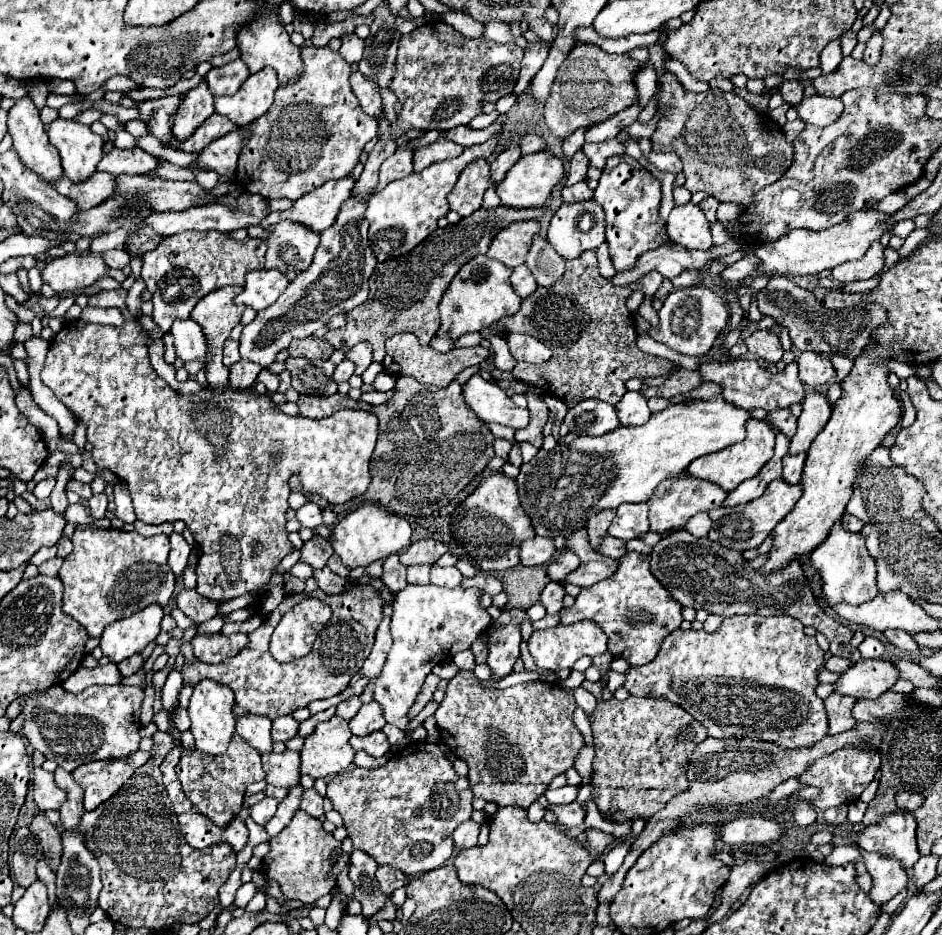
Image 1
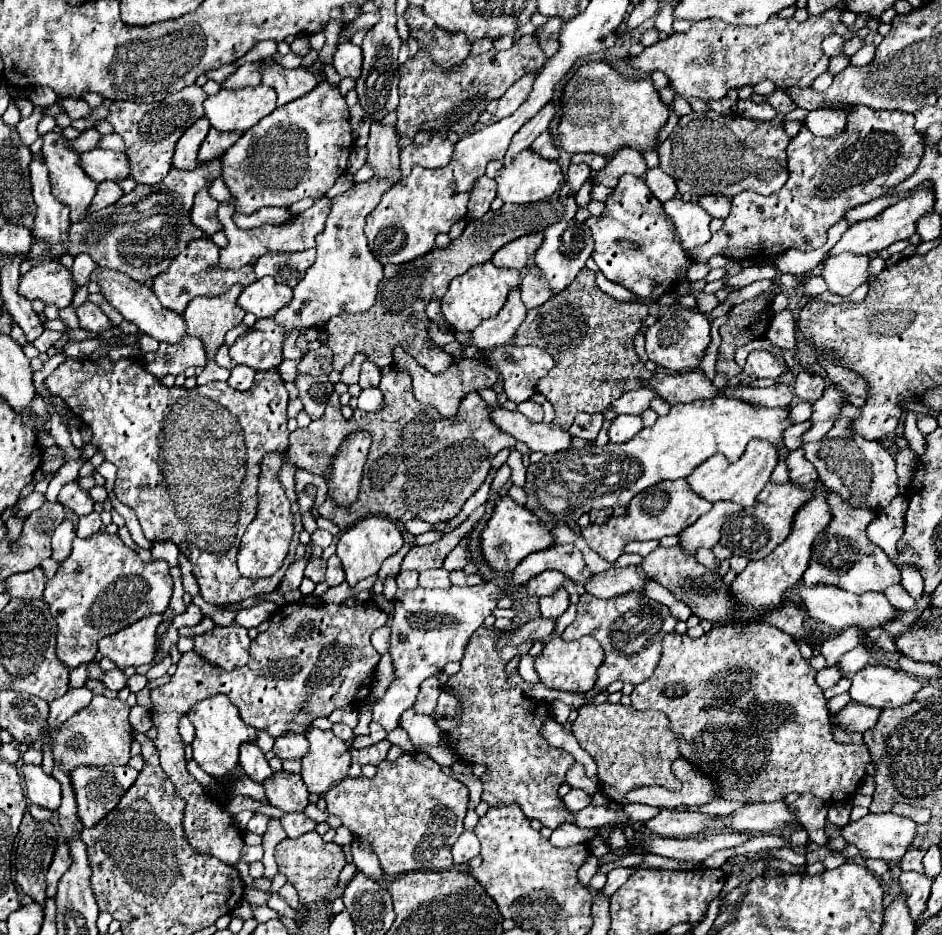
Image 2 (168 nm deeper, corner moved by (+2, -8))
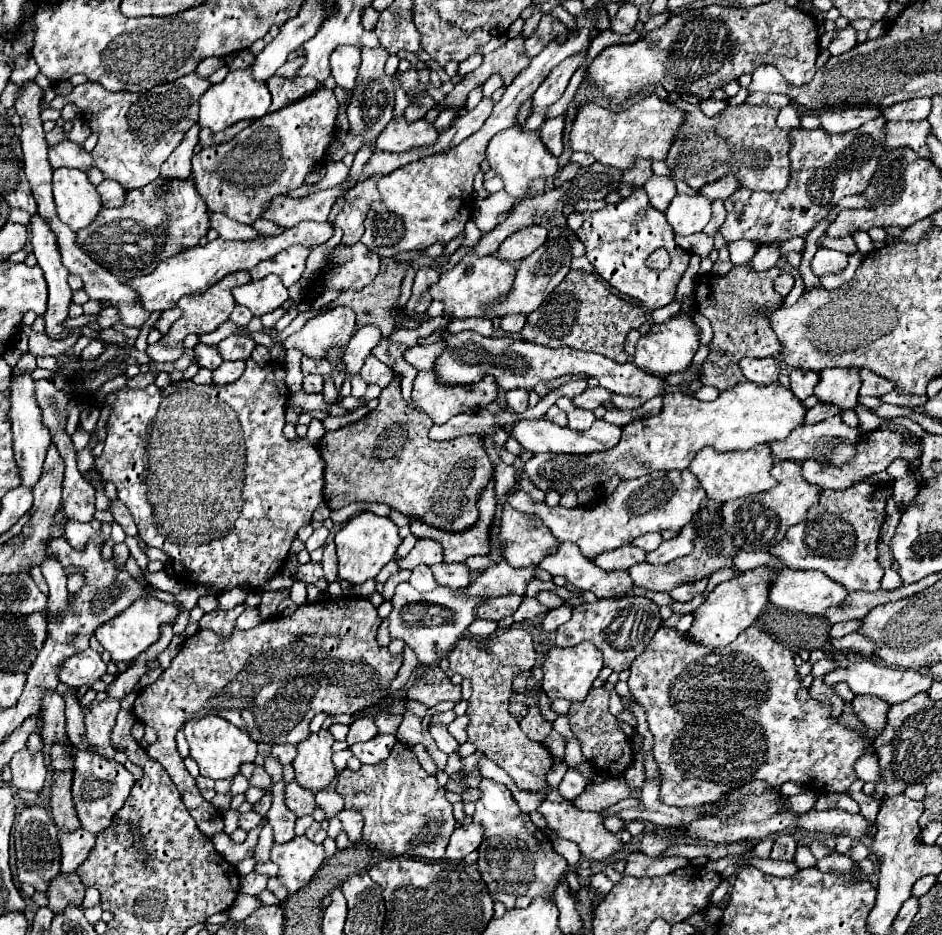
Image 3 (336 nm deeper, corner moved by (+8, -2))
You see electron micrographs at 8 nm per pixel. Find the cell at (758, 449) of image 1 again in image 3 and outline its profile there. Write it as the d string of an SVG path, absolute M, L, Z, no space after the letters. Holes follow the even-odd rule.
M769 445L753 447L749 451L729 451L729 453L717 453L713 447L705 447L695 455L693 463L689 465L689 471L699 479L709 499L725 503L737 497L747 497L771 489L777 483L771 477L771 467L773 467L773 457Z

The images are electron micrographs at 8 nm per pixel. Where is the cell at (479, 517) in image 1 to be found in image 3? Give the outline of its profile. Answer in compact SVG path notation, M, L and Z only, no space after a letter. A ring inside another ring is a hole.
M509 503L503 505L499 541L511 567L539 565L541 559L553 553L559 545L541 519L515 511Z

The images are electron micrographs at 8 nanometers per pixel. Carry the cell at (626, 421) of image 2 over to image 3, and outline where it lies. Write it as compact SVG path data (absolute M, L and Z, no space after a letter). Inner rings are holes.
M519 419L511 427L511 437L515 437L523 445L523 449L527 449L531 453L583 453L583 455L589 455L589 453L605 451L605 449L611 449L613 445L617 445L621 439L621 427L613 425L605 419L597 419L589 431L577 433L577 431L571 431L569 427L557 427L549 419Z

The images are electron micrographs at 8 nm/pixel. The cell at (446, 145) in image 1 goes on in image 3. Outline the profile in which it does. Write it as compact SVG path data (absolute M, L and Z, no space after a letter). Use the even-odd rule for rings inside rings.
M393 119L385 131L381 131L381 135L377 137L375 147L379 151L387 151L387 153L405 153L417 147L431 147L433 143L437 143L439 139L439 131L419 119L415 123L405 123L405 119Z

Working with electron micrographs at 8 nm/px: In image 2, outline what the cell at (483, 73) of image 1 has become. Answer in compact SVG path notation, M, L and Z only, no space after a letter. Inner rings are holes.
M523 35L519 37L511 49L507 51L497 51L491 49L487 53L481 53L477 57L469 55L467 61L463 63L463 69L455 69L455 73L451 71L443 71L439 69L439 65L431 65L431 57L427 57L427 53L419 51L413 59L409 59L405 65L399 67L399 109L397 109L397 133L401 137L413 137L417 131L433 131L433 133L447 133L447 131L455 131L459 135L465 135L479 119L479 113L485 111L487 103L493 99L499 99L515 81L519 81L523 75L539 71L545 65L547 55L543 53L543 49L539 47L539 43L531 37L531 35Z

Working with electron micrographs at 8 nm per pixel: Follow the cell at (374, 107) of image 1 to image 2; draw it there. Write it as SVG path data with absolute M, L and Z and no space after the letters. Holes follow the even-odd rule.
M379 121L371 123L367 141L367 165L373 169L373 179L385 179L395 185L399 173L399 137L393 127L383 127Z

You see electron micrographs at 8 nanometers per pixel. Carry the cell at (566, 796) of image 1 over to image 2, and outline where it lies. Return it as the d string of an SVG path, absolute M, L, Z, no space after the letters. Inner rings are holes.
M571 789L571 791L563 797L563 801L565 801L567 809L571 809L573 813L577 813L577 811L581 811L583 807L587 807L587 805L591 803L591 797L589 797L583 789Z

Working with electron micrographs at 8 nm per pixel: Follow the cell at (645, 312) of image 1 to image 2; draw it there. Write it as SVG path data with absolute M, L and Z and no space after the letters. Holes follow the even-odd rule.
M597 271L597 285L601 287L601 291L607 291L607 293L609 293L611 297L615 297L615 299L627 299L627 301L631 299L631 301L637 301L637 297L631 295L625 287L615 285L615 283L609 283L601 271Z

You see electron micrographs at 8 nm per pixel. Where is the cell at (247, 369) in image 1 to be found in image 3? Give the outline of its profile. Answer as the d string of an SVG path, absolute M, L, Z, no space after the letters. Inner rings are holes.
M225 361L219 369L213 371L213 383L225 385L239 379L245 371L245 361Z

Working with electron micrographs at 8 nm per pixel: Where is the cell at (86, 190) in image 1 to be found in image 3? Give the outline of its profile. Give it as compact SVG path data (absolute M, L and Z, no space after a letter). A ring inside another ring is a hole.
M105 179L101 185L97 185L97 191L101 195L103 207L119 207L125 199L125 189L113 179Z

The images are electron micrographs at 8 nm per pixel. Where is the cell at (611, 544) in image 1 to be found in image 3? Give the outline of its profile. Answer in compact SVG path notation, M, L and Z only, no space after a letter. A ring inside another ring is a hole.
M653 471L649 475L621 481L619 487L613 491L613 495L605 497L591 509L575 507L565 509L561 505L549 507L545 503L533 503L531 497L519 489L511 491L507 501L511 507L523 513L531 513L543 519L543 523L553 531L553 535L559 541L573 541L579 545L581 553L589 559L595 559L603 551L619 549L623 545L629 545L635 537L649 533L649 531L679 531L685 523L689 523L705 499L705 491L695 479L695 475L685 471Z

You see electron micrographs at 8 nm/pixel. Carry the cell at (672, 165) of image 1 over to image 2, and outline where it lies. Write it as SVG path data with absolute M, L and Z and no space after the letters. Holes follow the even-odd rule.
M649 169L647 177L645 177L645 183L661 203L665 203L665 201L669 201L677 195L675 179L669 177L667 173L663 173L661 169Z

